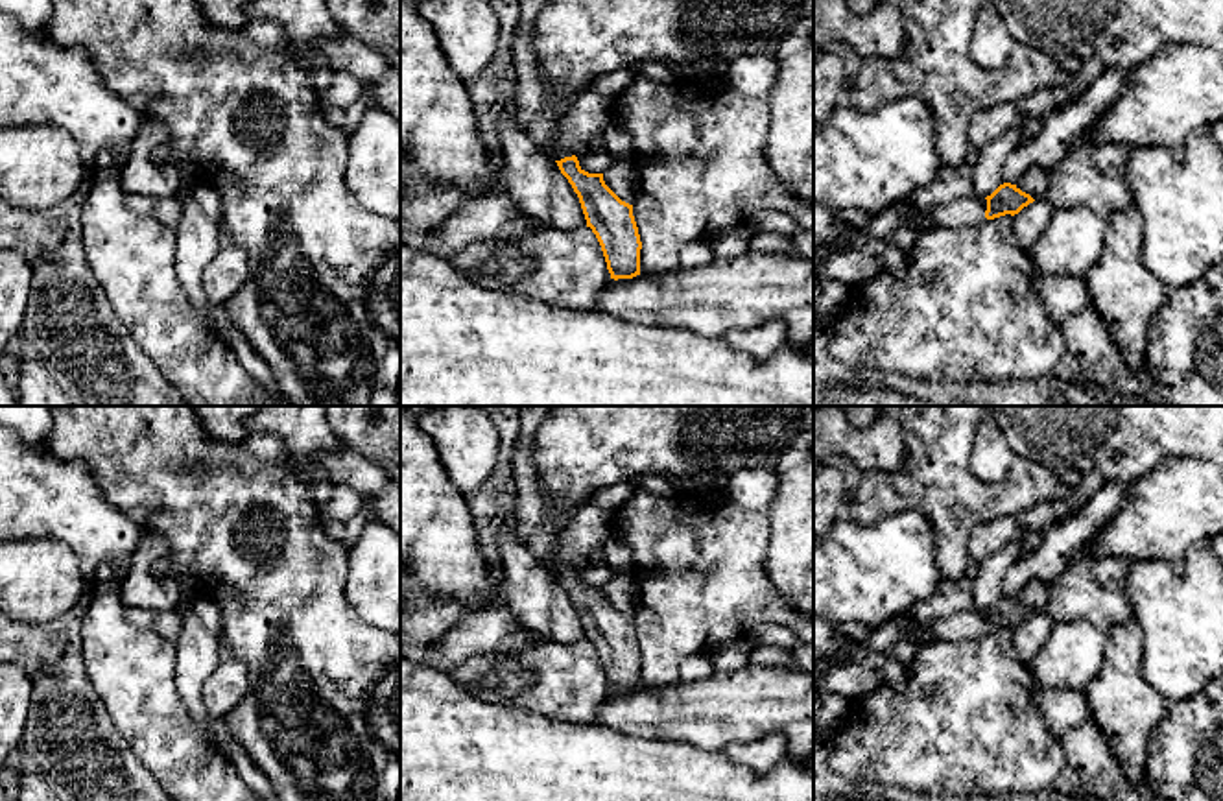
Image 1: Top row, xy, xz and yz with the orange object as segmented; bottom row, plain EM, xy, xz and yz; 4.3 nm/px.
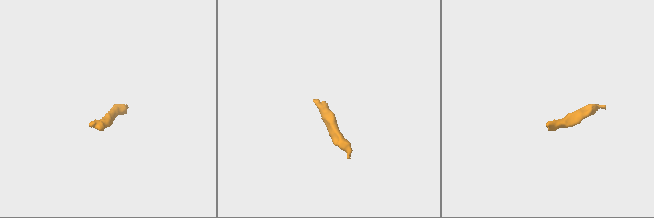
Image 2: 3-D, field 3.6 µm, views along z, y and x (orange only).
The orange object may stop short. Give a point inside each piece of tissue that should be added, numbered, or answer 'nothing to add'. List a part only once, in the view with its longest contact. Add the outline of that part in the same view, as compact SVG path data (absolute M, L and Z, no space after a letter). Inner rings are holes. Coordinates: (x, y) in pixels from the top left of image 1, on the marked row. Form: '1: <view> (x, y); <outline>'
1: yz (967, 211); M976 194L926 210L909 203L908 212L904 216L904 227L922 231L937 227L963 229L985 221L985 210L987 199L978 197Z

